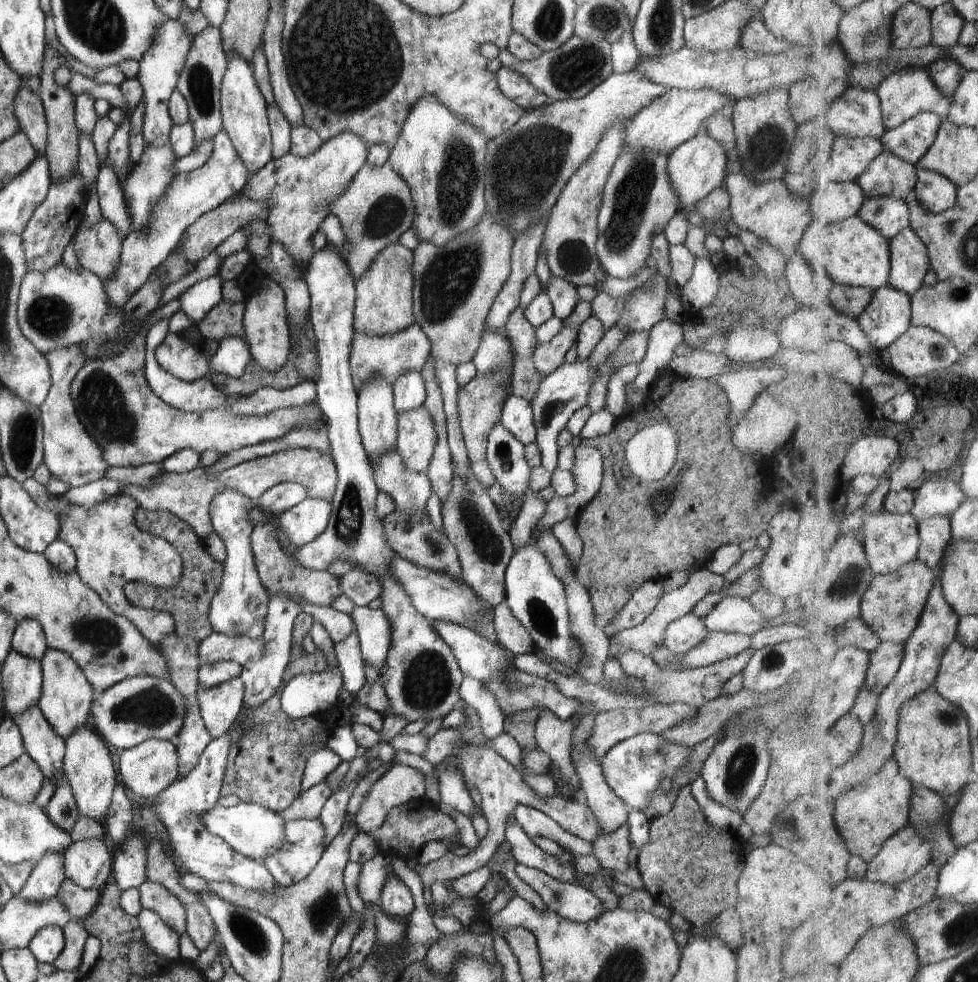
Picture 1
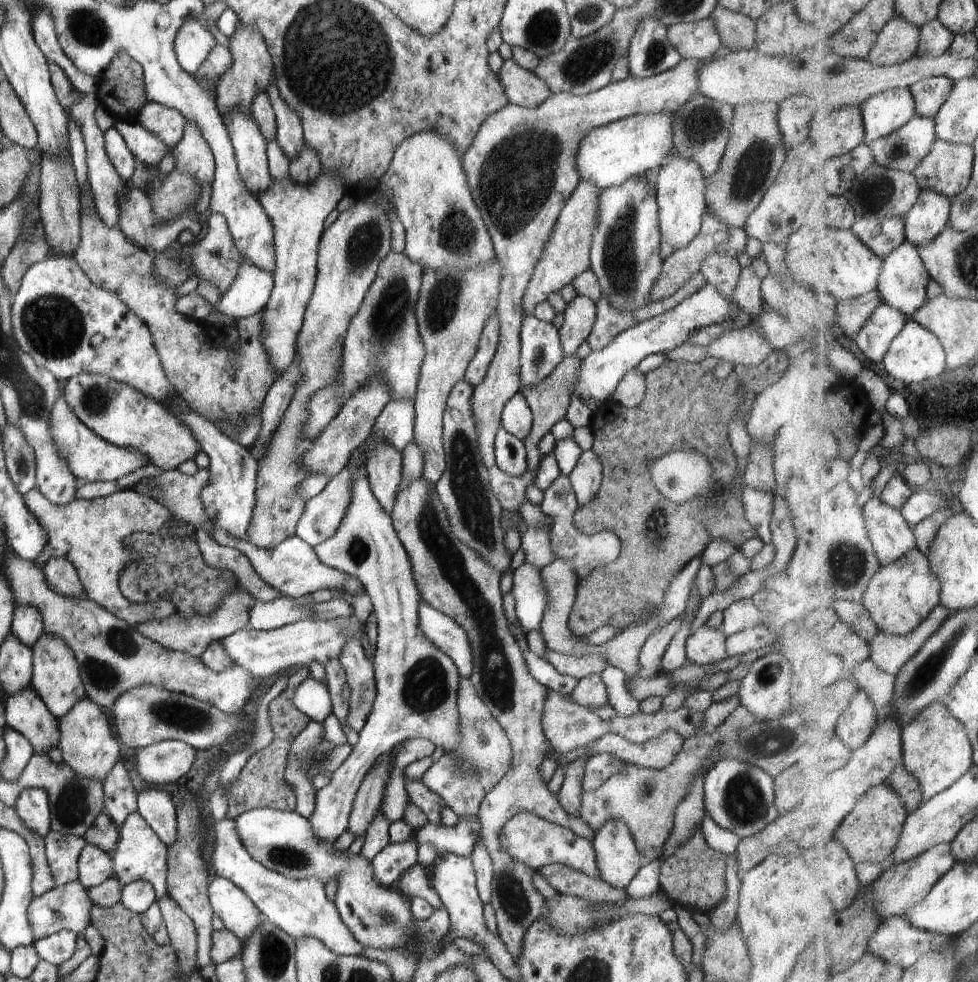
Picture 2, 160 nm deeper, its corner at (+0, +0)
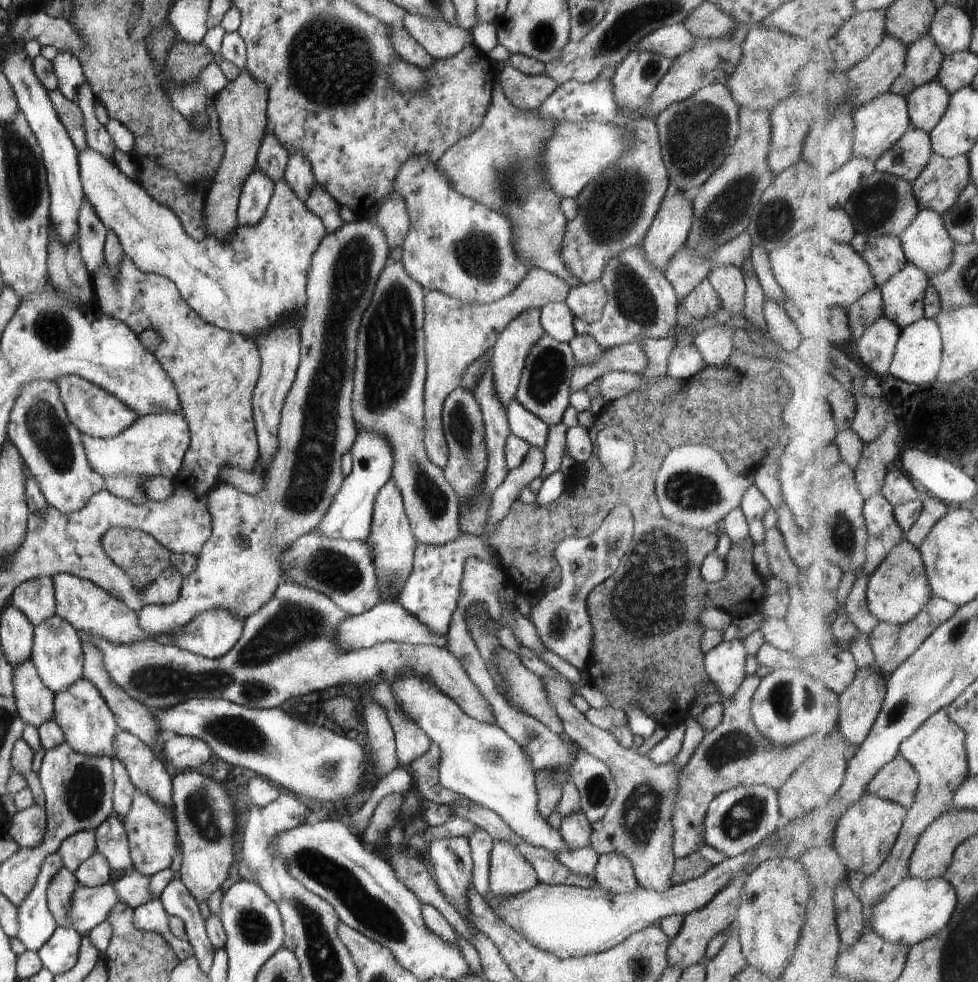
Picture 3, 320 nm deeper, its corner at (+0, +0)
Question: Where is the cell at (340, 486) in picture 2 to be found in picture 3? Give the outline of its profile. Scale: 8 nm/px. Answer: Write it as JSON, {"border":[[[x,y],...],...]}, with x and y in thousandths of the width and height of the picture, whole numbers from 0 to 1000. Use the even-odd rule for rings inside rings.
{"border":[[[367,441],[357,461],[360,463],[361,478],[354,484],[351,494],[333,520],[333,525],[323,539],[330,547],[338,549],[376,551],[384,502],[400,487],[402,462],[398,448],[384,441]]]}

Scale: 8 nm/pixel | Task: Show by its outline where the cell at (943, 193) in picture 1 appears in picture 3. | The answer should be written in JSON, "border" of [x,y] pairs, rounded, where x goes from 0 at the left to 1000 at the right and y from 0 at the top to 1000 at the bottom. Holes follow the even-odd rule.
{"border":[[[942,213],[941,220],[921,243],[930,267],[947,276],[952,285],[974,273],[979,247],[960,216]]]}

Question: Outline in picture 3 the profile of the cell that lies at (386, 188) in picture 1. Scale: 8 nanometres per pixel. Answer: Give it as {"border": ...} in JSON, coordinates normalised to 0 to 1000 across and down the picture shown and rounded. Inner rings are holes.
{"border":[[[366,222],[365,224],[354,227],[348,234],[343,237],[334,238],[329,246],[326,248],[325,255],[318,263],[318,270],[316,278],[314,279],[314,313],[313,320],[308,330],[308,353],[307,353],[307,369],[304,377],[303,387],[300,389],[294,403],[290,408],[289,416],[287,418],[287,433],[285,434],[284,446],[285,457],[280,463],[279,469],[275,475],[275,483],[271,487],[271,497],[267,502],[255,504],[247,499],[238,496],[234,492],[226,491],[222,498],[219,498],[214,505],[214,522],[218,527],[218,539],[215,548],[210,552],[207,557],[206,563],[201,568],[199,579],[196,585],[187,589],[185,595],[185,602],[180,613],[173,616],[149,616],[146,617],[141,623],[141,633],[143,637],[152,647],[163,647],[164,645],[179,645],[186,642],[202,624],[210,621],[215,621],[223,618],[231,618],[236,621],[236,624],[241,624],[244,628],[254,628],[259,623],[262,623],[276,608],[279,608],[280,602],[284,596],[289,592],[287,587],[287,578],[285,577],[284,565],[288,559],[291,559],[297,553],[300,553],[304,548],[313,544],[319,539],[323,539],[333,525],[333,520],[340,510],[342,504],[348,499],[354,487],[351,479],[349,478],[349,466],[351,462],[357,461],[362,454],[364,445],[367,439],[363,434],[363,426],[361,423],[361,415],[359,412],[359,403],[361,401],[361,381],[363,376],[363,367],[365,364],[365,342],[369,331],[370,323],[374,318],[375,312],[378,310],[380,298],[382,297],[385,285],[396,268],[398,261],[398,253],[395,246],[395,241],[392,240],[391,233],[381,229],[373,222]]]}

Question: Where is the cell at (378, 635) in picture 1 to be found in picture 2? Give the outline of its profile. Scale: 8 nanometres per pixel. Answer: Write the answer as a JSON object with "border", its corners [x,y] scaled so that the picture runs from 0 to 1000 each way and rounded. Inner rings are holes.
{"border":[[[286,608],[273,614],[262,612],[256,622],[255,637],[265,643],[275,643],[303,632],[330,632],[358,626],[362,626],[360,618],[352,610],[314,614],[306,608]]]}

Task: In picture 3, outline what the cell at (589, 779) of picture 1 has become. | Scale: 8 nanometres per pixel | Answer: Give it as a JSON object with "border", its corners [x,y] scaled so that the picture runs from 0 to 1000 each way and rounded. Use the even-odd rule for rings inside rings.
{"border":[[[630,869],[611,872],[607,895],[616,906],[633,911],[648,908],[652,904],[646,881],[640,873]]]}

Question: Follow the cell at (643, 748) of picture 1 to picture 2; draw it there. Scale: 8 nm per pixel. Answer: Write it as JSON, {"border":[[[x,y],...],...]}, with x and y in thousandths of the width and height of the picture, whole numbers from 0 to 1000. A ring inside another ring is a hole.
{"border":[[[616,766],[601,771],[597,780],[594,803],[597,808],[606,808],[624,792],[624,789],[631,787],[636,779],[644,779],[644,777],[638,777],[626,767]]]}

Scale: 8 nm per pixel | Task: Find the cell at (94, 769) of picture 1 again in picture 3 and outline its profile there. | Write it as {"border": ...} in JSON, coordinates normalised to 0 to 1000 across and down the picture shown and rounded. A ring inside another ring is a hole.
{"border":[[[80,691],[55,708],[54,732],[63,742],[67,756],[77,765],[93,771],[102,769],[108,769],[113,773],[119,771],[116,758],[118,749],[124,744],[124,741],[102,704],[90,691]]]}

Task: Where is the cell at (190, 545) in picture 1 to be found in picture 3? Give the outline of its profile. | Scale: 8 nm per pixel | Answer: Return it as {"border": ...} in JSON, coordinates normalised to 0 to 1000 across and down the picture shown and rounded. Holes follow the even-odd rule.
{"border":[[[129,537],[111,538],[103,546],[104,556],[107,563],[123,577],[126,578],[130,586],[142,598],[154,596],[158,589],[173,576],[179,576],[186,585],[187,589],[196,585],[201,573],[201,568],[198,565],[185,565],[174,563],[171,558],[162,553],[155,545],[147,543],[147,541]]]}

